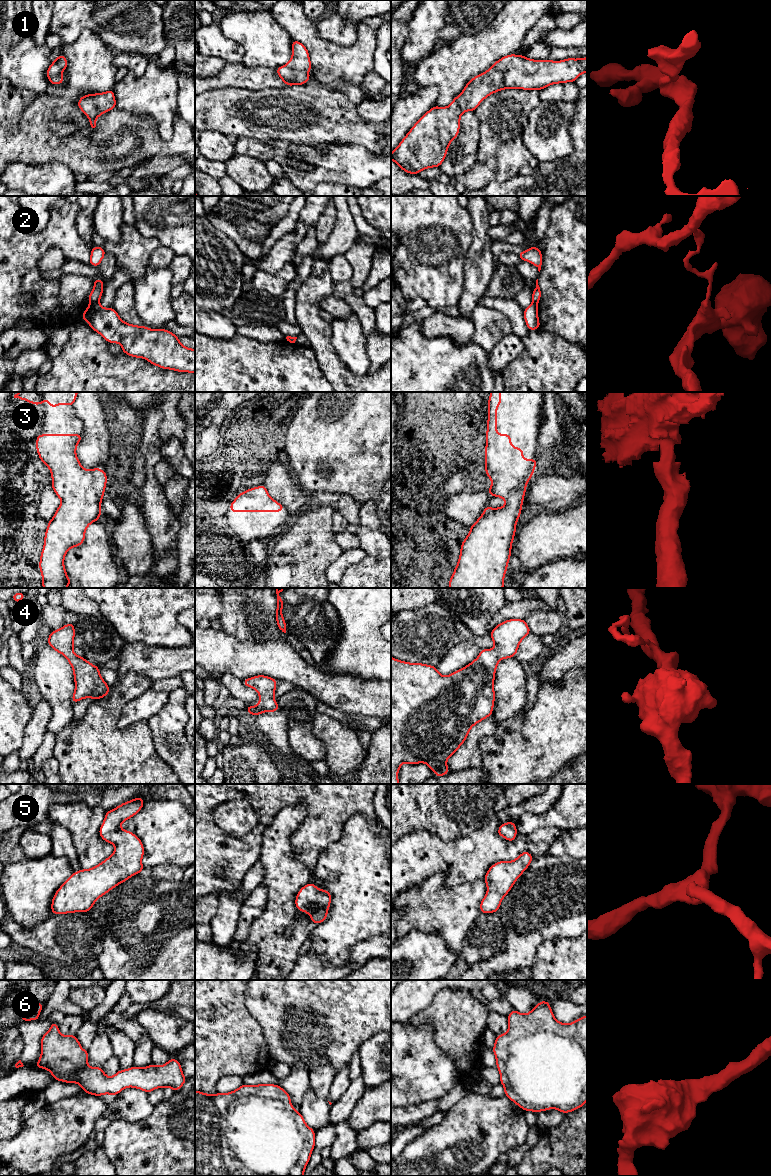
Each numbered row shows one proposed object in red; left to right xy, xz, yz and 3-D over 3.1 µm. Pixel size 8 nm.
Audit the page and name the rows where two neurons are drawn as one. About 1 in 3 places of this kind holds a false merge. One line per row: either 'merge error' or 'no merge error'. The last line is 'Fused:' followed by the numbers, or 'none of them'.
1: no merge error
2: merge error
3: no merge error
4: no merge error
5: no merge error
6: no merge error
Fused: 2

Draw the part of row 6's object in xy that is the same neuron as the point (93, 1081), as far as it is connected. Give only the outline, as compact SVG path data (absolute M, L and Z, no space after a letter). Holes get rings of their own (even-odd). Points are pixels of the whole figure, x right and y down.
M52 1021L50 1029L41 1038L41 1055L35 1068L47 1069L54 1080L64 1083L77 1083L88 1094L102 1096L110 1094L115 1096L123 1089L134 1087L150 1093L157 1088L170 1087L172 1091L179 1090L186 1082L181 1064L174 1058L161 1066L148 1065L139 1068L135 1065L125 1070L119 1070L115 1075L108 1077L102 1067L90 1067L87 1063L88 1050L83 1050L76 1035L61 1035L58 1025Z

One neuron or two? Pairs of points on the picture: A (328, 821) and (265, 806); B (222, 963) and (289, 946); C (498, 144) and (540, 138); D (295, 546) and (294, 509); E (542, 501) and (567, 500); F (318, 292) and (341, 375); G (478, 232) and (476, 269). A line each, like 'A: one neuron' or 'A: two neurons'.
A: one neuron
B: two neurons
C: two neurons
D: two neurons
E: one neuron
F: one neuron
G: one neuron

